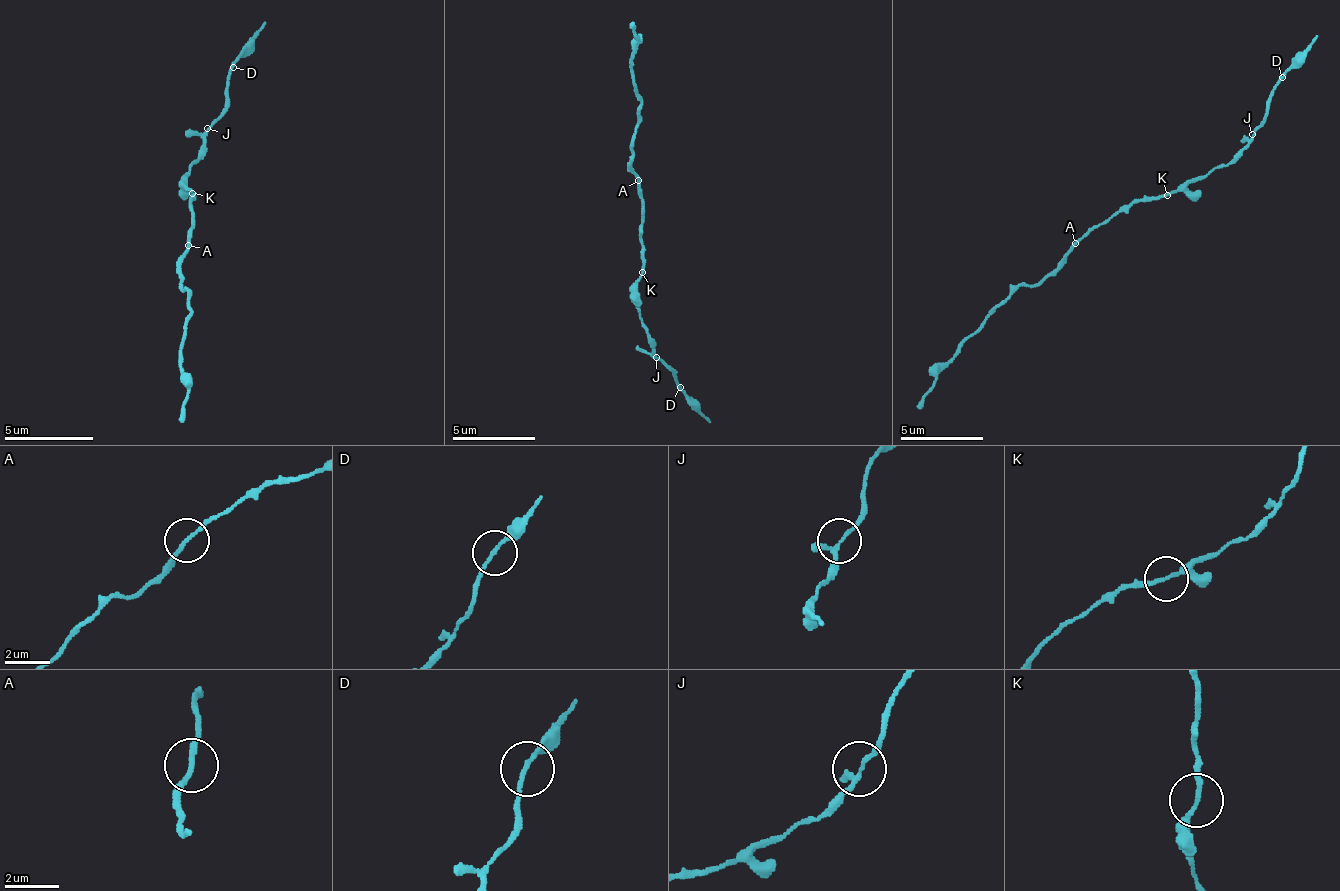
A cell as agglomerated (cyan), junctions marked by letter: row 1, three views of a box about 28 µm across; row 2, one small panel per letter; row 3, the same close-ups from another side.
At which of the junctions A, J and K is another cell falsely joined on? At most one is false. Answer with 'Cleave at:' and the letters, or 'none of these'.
Cleave at: none of these

